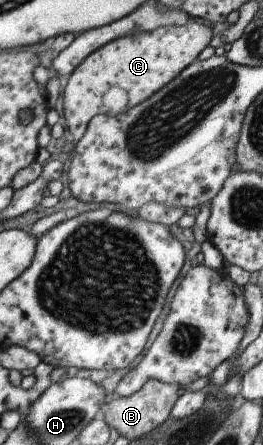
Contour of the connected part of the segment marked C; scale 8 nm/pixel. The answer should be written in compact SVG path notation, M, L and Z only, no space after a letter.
M189 19L181 26L160 26L149 32L120 36L89 53L69 75L62 91L62 115L72 143L75 145L82 137L93 115L124 111L124 103L116 105L116 93L127 93L129 101L126 107L135 106L196 60L212 36L208 25Z

